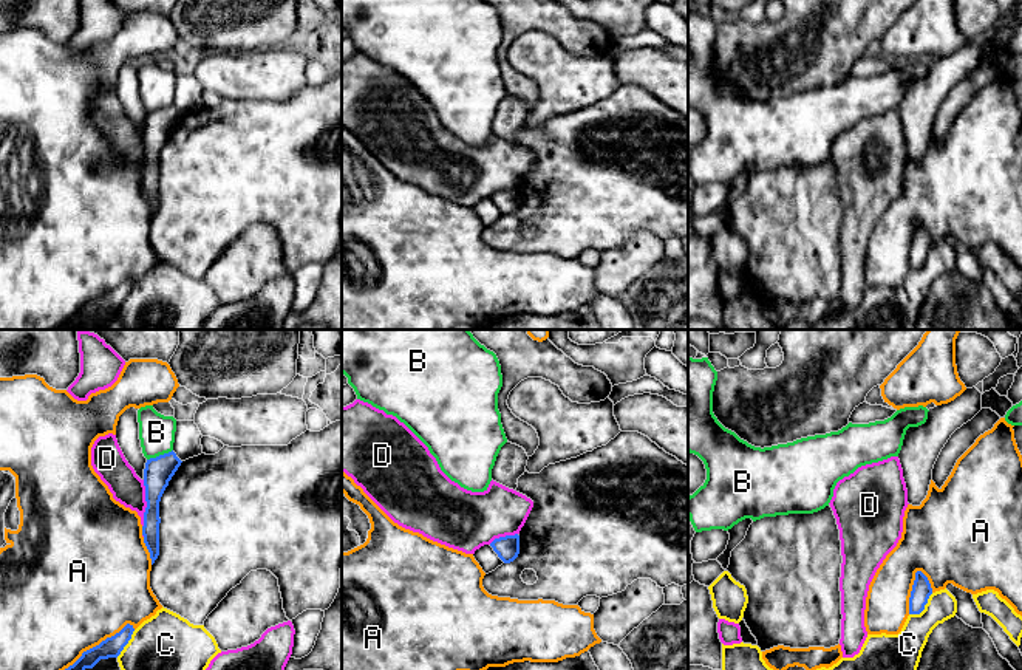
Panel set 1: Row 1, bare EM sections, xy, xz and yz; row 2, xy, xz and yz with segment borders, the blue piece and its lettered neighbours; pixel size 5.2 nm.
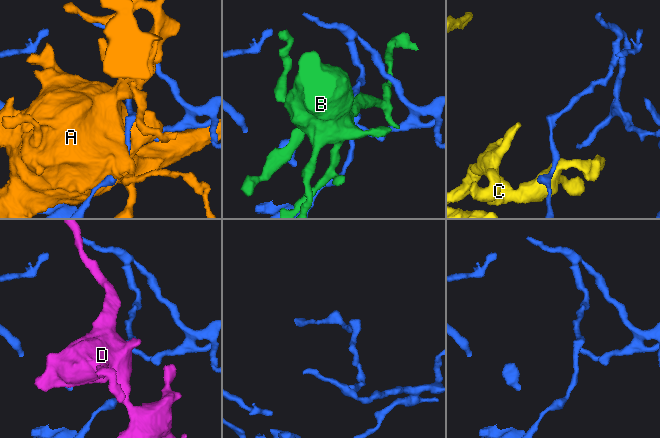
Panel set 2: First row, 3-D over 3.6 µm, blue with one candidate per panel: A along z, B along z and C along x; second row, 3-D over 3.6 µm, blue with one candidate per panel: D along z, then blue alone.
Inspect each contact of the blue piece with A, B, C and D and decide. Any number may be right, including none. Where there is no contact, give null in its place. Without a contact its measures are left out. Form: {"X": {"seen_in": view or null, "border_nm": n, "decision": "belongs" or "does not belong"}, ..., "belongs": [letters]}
{"A": {"seen_in": "xy", "border_nm": 480, "decision": "does not belong"}, "B": {"seen_in": "xy", "border_nm": 150, "decision": "does not belong"}, "C": {"seen_in": "yz", "border_nm": 170, "decision": "does not belong"}, "D": {"seen_in": "xy", "border_nm": 240, "decision": "belongs"}, "belongs": ["D"]}

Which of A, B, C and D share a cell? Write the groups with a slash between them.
A / B / C / D

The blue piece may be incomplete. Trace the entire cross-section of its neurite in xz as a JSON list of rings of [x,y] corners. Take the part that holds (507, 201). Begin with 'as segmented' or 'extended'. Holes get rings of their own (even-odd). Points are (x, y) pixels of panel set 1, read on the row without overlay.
extended; [[[360,53],[342,60],[342,125],[405,183],[465,207],[475,207],[481,200],[490,198],[504,217],[513,215],[520,207],[518,187],[533,161],[530,152],[493,133],[484,145],[461,141],[441,124],[428,101],[404,76]]]

